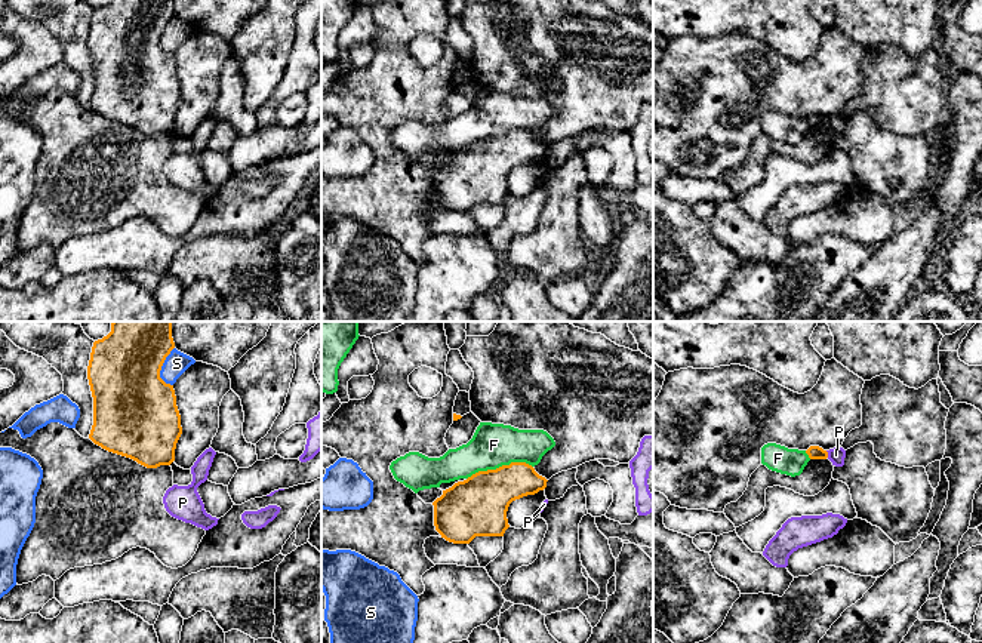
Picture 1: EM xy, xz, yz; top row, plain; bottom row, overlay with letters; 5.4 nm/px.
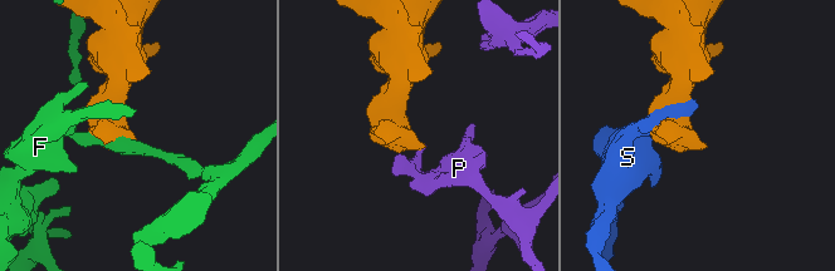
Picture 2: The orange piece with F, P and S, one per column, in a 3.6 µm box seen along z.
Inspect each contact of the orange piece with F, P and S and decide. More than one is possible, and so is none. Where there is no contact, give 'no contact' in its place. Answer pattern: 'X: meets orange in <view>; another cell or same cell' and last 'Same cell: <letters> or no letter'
F: meets orange in xz; another cell
P: meets orange in yz; another cell
S: meets orange in xy; another cell
Same cell: no letter

